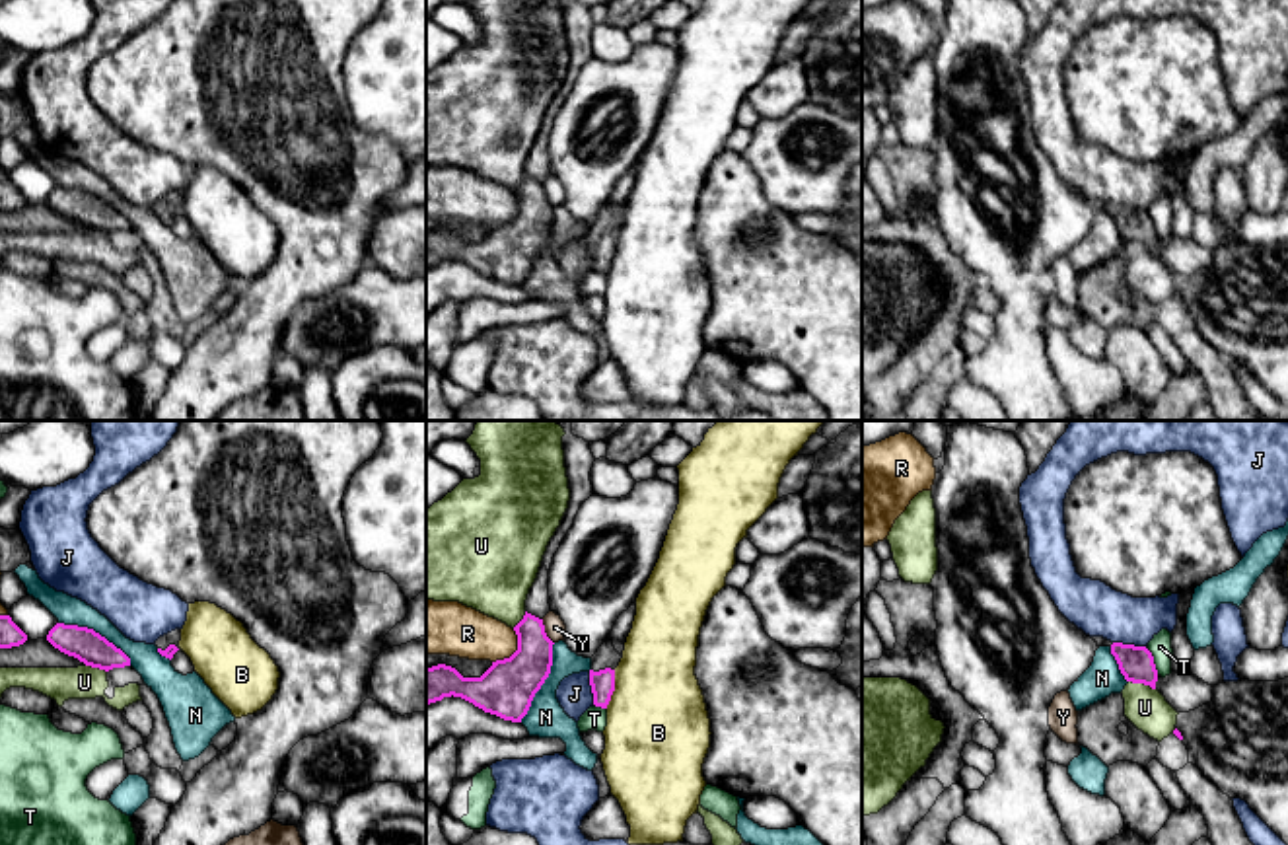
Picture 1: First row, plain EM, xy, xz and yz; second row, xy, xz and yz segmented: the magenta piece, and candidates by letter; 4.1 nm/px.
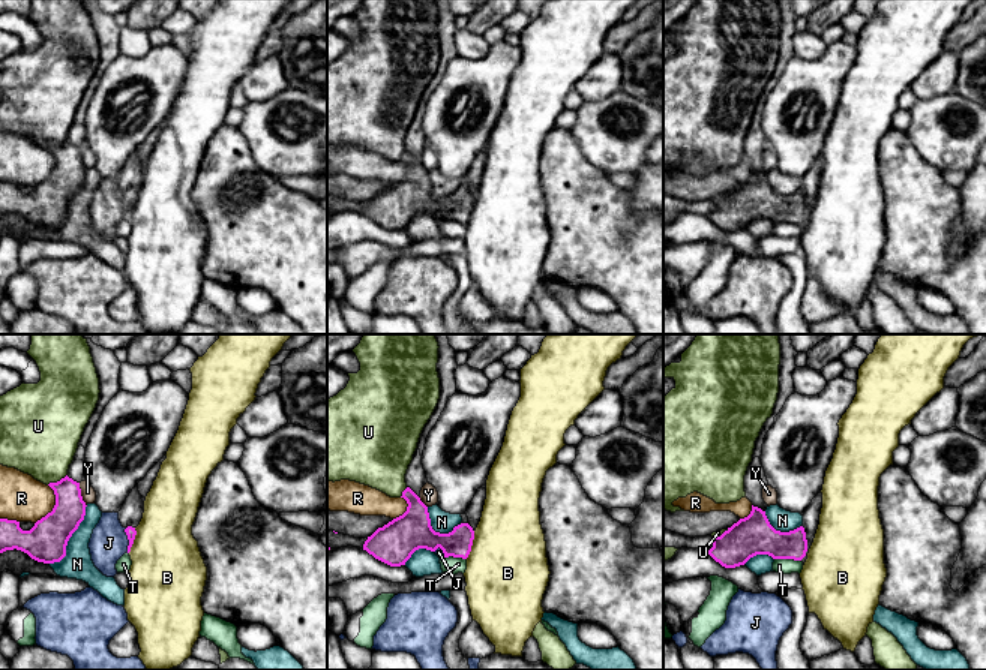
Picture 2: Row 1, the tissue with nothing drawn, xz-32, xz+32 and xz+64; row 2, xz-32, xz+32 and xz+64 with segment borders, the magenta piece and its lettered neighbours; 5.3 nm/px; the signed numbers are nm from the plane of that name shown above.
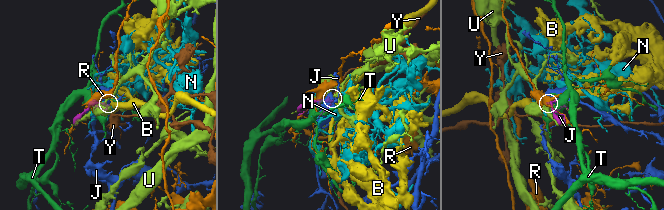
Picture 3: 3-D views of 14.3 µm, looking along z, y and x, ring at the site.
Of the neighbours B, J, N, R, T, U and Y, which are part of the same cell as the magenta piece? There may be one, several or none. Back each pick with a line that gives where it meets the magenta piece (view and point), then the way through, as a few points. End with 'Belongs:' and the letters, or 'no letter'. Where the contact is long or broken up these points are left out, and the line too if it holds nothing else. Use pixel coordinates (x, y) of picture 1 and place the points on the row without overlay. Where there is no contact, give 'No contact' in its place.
Belongs: no letter

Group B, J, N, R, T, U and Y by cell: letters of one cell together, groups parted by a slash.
B / J / N / R / T / U / Y

